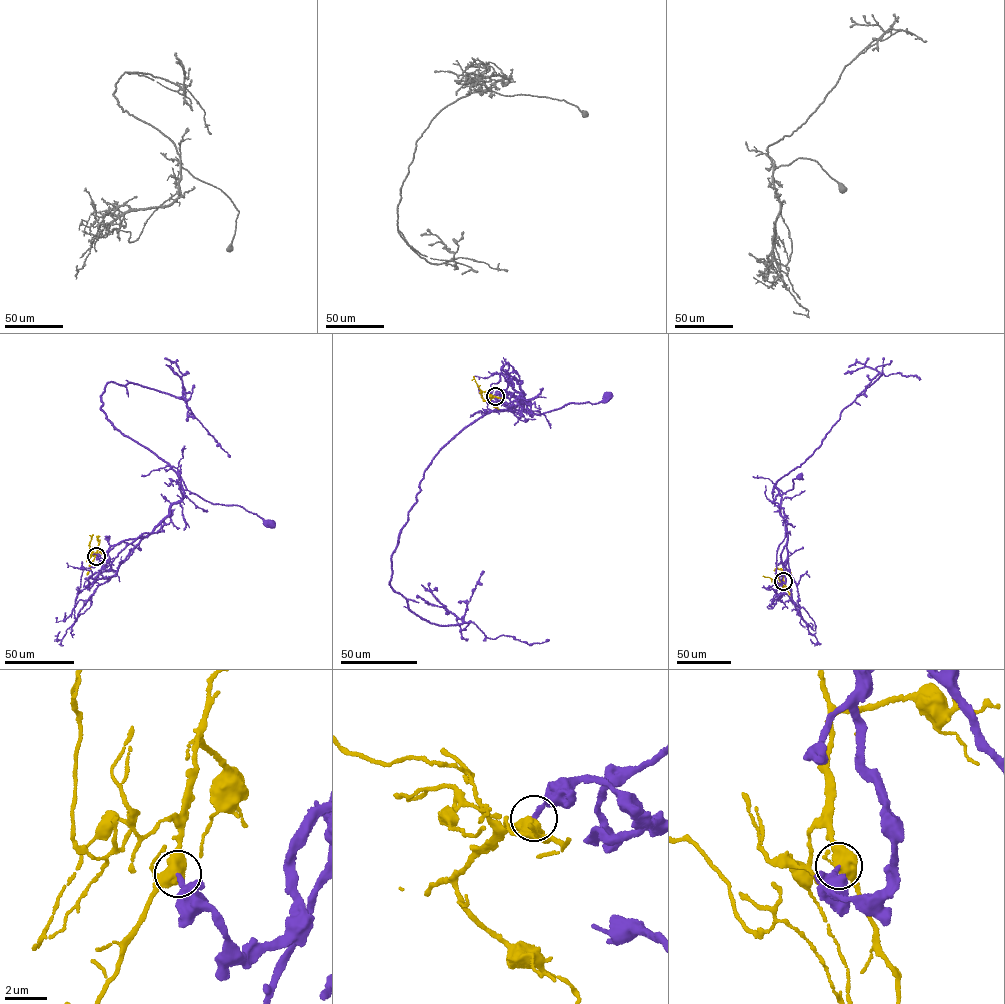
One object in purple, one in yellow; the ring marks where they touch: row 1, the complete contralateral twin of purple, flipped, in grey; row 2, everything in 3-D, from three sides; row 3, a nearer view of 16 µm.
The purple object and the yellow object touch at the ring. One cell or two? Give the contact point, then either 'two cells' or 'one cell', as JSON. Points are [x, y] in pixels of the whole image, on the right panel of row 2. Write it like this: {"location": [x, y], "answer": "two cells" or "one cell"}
{"location": [783, 581], "answer": "one cell"}

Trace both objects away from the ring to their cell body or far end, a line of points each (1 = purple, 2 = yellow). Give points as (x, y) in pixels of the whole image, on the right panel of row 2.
1: (783, 581), (781, 554), (787, 541), (781, 496), (793, 488), (793, 479), (799, 476)
2: (783, 581), (783, 587), (775, 579), (763, 576)

